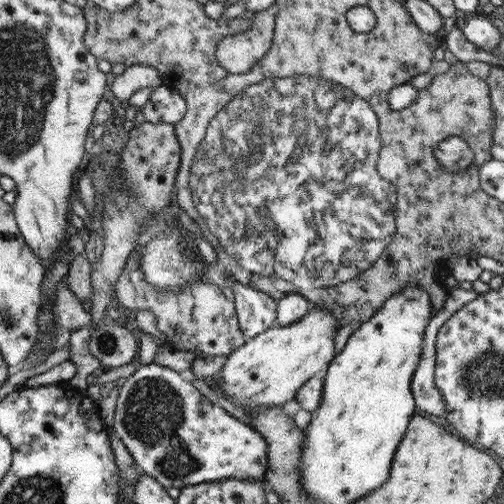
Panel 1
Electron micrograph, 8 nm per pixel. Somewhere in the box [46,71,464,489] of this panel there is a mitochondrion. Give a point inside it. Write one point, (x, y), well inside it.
(154, 414)

